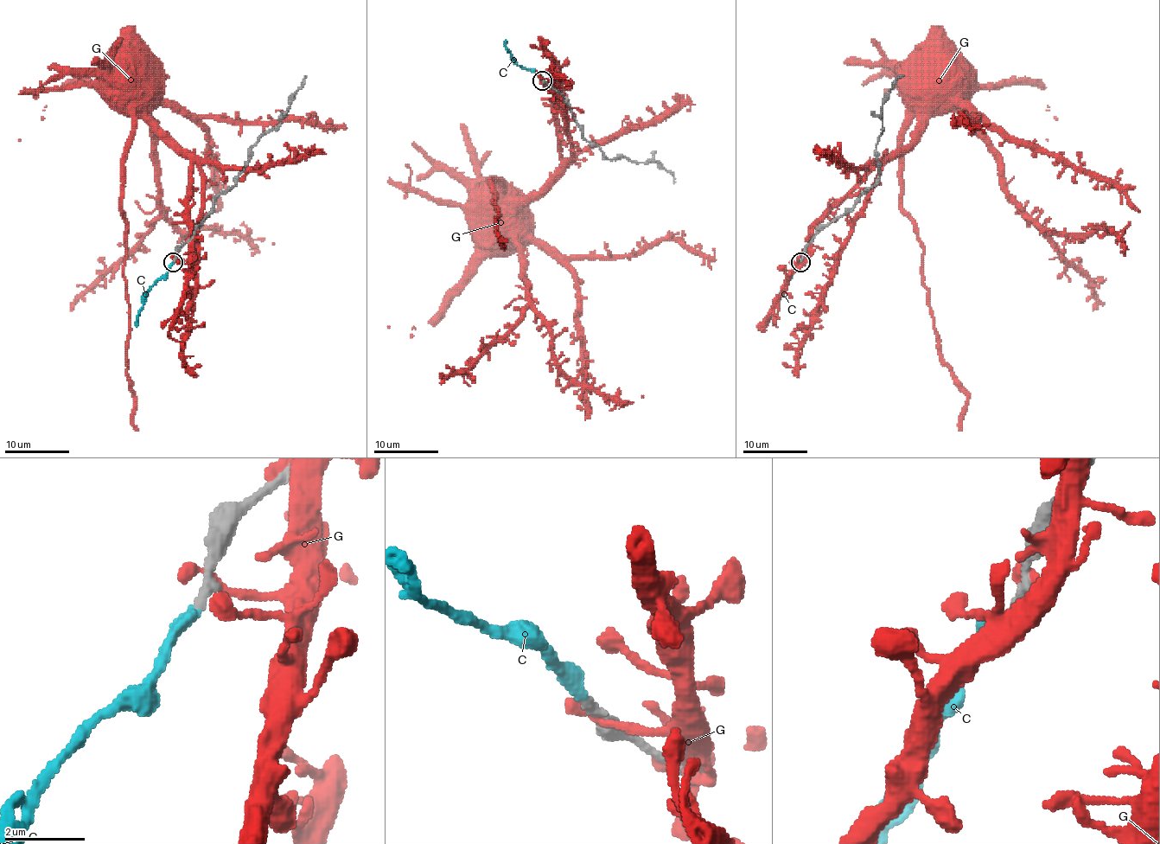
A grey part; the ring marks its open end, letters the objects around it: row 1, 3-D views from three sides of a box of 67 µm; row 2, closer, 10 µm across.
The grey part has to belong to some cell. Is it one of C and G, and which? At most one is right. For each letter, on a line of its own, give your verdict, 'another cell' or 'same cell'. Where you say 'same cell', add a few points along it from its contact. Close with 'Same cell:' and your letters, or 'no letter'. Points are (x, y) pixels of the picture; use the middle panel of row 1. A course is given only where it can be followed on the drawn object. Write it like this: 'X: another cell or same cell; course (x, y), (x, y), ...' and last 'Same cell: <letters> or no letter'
C: another cell
G: another cell
Same cell: no letter

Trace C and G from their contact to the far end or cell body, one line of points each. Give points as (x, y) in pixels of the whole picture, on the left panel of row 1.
C: (174, 262), (148, 292), (137, 327)
G: (175, 257), (188, 257), (191, 162), (137, 115), (120, 212), (125, 228), (126, 368), (133, 425), (138, 430)

